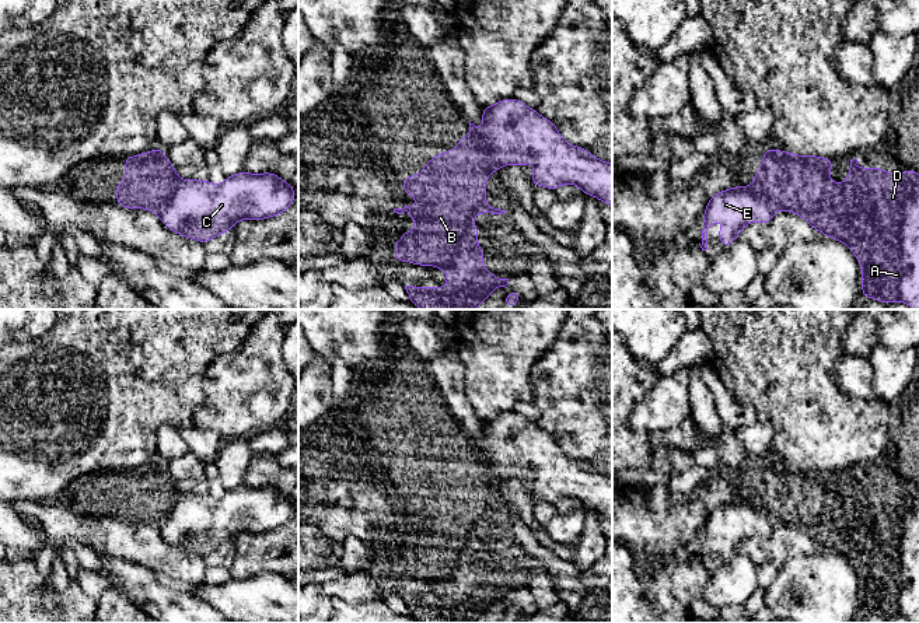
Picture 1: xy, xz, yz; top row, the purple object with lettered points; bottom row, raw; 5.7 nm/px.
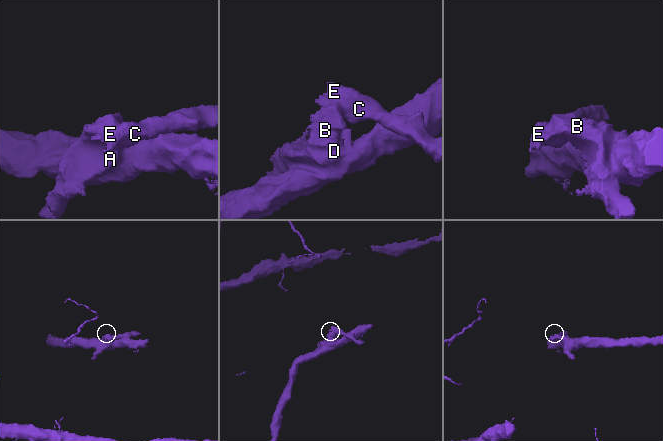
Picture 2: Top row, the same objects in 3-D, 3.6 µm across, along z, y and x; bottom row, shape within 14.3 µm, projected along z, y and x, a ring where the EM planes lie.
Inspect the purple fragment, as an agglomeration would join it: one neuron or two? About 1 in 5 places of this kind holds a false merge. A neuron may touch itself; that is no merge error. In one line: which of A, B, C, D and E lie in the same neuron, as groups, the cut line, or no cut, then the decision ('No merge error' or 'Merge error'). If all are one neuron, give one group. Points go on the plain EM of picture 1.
Groups: A B D / C E. Split along xy (177, 490), (151, 497), (142, 521). Merge error

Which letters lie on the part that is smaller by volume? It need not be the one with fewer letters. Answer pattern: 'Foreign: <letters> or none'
Foreign: C, E

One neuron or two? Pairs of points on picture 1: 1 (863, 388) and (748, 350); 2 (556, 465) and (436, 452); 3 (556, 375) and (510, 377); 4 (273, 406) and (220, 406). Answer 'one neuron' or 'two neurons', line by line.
1: two neurons
2: one neuron
3: two neurons
4: one neuron

